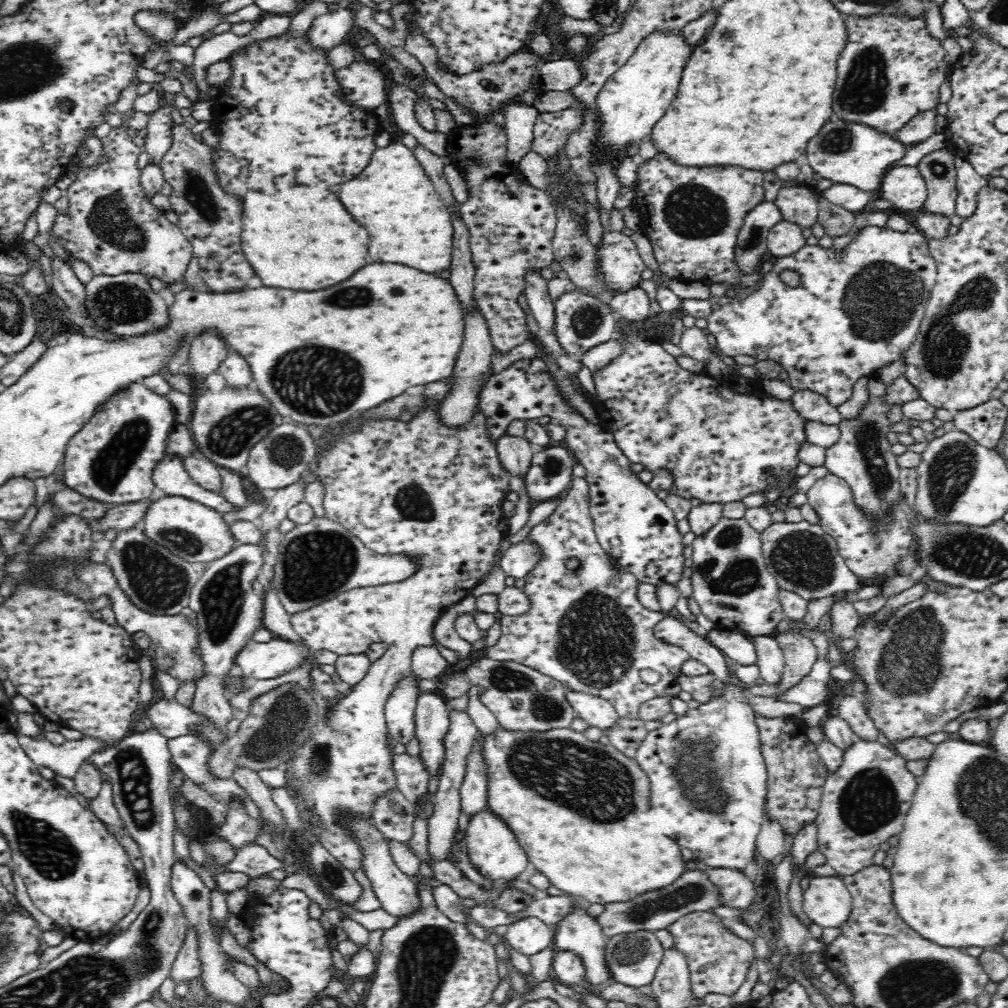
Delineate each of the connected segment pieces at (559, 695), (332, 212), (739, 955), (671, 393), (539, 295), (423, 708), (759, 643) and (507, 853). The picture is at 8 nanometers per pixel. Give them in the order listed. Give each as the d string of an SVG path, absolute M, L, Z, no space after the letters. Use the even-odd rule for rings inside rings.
M482 657L462 670L462 676L478 688L478 700L498 720L499 728L508 733L537 733L566 729L575 719L574 707L566 694L567 686L546 674L512 661L495 661Z
M274 184L274 197L286 197L288 200L294 197L294 200L312 202L312 204L274 204L274 198L268 196L268 200L262 206L246 208L241 247L253 274L262 280L264 286L298 290L298 292L324 290L328 286L348 280L356 270L368 264L366 260L368 258L368 234L342 208L342 204L336 200L337 196L338 194L332 194L330 188L324 184L310 184L310 186Z
M695 911L669 924L665 928L674 940L674 948L686 957L691 991L696 1000L702 1000L706 994L726 994L733 996L746 984L748 972L756 962L756 948L748 938L737 936L726 927L724 920L712 912Z
M634 330L634 332L628 332L628 334L626 332L624 334L617 333L615 338L621 342L619 344L621 351L607 365L602 366L601 369L592 371L595 388L594 397L599 407L600 424L603 429L613 433L618 447L624 451L625 456L632 463L640 463L646 470L652 473L655 473L658 468L672 470L675 481L674 486L672 486L669 492L676 493L686 499L698 498L701 502L722 502L725 504L727 502L742 500L747 494L759 491L760 489L770 492L780 480L791 481L795 478L795 470L800 463L798 452L804 443L806 443L806 437L804 437L804 431L802 431L802 426L804 426L804 422L806 421L798 415L796 409L792 409L790 400L777 399L763 392L740 394L734 391L733 387L722 384L720 378L714 378L707 373L700 374L686 370L678 364L674 355L671 355L654 338L648 336L644 330Z
M540 272L526 276L524 300L526 300L528 313L534 316L538 326L550 334L555 334L555 306L548 293L547 281L540 275Z
M424 692L416 704L415 736L420 744L420 755L430 769L430 776L441 774L444 749L441 740L449 729L449 708L445 699L435 692Z
M773 635L750 636L757 654L761 678L765 683L778 683L784 668L783 650Z
M489 806L470 815L465 833L466 852L474 868L480 875L495 883L517 879L529 862L526 851L518 842L514 831L501 815L494 813Z

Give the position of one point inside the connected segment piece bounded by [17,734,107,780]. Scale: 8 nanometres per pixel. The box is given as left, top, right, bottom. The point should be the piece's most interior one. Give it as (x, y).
(65, 759)

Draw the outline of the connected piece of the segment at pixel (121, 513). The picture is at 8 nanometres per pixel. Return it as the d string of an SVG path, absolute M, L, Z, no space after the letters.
M148 498L138 502L113 505L102 520L98 520L97 524L96 520L90 520L90 525L101 533L106 533L110 528L122 532L142 522L146 510L150 508L150 502Z

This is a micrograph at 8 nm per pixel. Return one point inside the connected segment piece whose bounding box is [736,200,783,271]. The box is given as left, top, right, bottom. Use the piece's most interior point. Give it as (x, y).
(752, 240)

